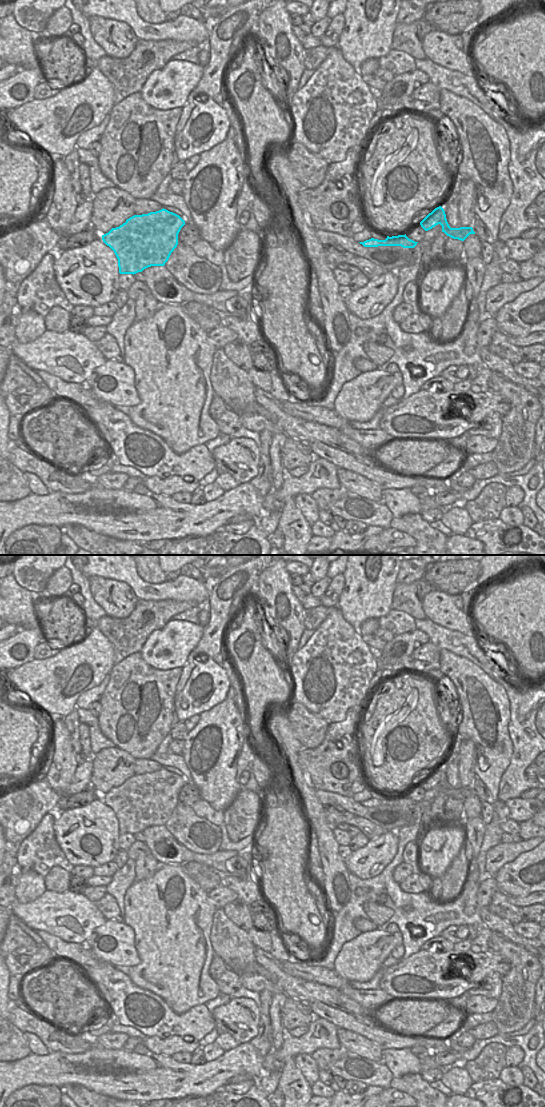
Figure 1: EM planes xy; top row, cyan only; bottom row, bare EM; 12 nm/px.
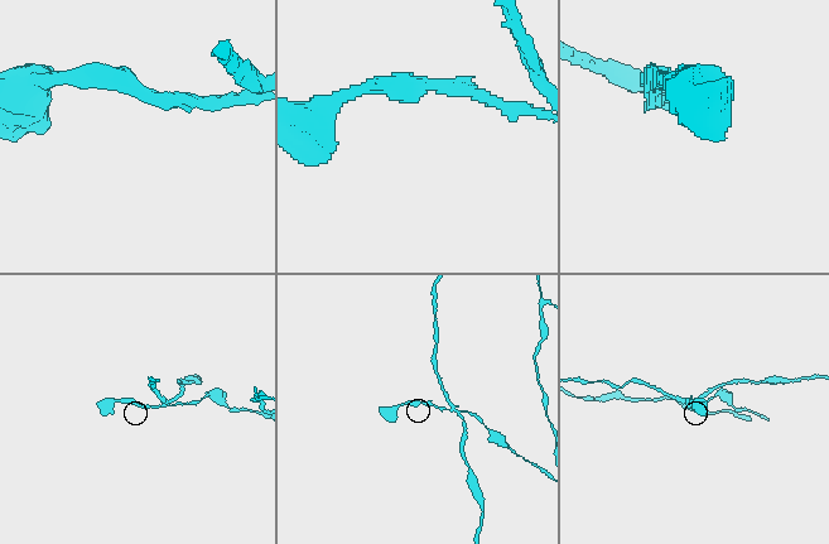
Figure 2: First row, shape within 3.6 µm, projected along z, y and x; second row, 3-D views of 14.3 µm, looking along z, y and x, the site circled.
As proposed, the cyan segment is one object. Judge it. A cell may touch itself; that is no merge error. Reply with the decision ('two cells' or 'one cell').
two cells

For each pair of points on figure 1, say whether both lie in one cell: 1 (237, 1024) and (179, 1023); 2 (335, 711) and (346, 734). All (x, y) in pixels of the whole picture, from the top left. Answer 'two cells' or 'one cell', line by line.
1: two cells
2: two cells

